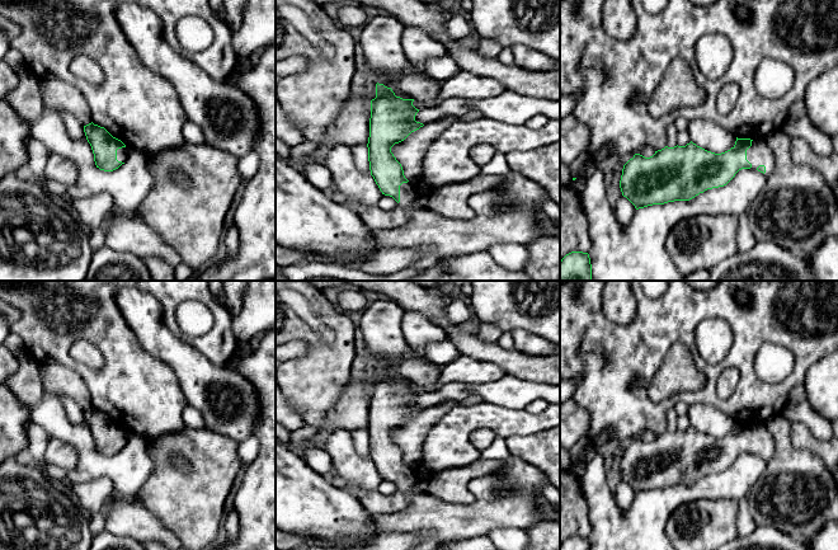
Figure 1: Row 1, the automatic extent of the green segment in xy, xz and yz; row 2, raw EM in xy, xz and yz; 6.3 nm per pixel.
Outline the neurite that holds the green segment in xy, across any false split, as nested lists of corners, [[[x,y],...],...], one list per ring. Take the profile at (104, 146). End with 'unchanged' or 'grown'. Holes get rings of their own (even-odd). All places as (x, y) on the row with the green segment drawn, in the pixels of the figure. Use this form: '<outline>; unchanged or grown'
[[[93,122],[84,126],[84,132],[94,154],[96,168],[113,171],[128,161],[130,147],[113,137],[104,127]]]; grown

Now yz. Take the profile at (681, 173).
[[[738,138],[735,145],[721,154],[707,151],[692,141],[686,146],[665,146],[650,158],[635,154],[622,169],[620,188],[636,210],[674,201],[689,201],[707,189],[726,185],[742,169],[757,169],[766,177],[776,166],[772,150],[764,138]]]; grown

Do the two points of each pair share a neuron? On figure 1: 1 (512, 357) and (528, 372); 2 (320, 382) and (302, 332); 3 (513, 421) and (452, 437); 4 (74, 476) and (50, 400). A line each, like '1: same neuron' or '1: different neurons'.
1: same neuron
2: same neuron
3: same neuron
4: same neuron

